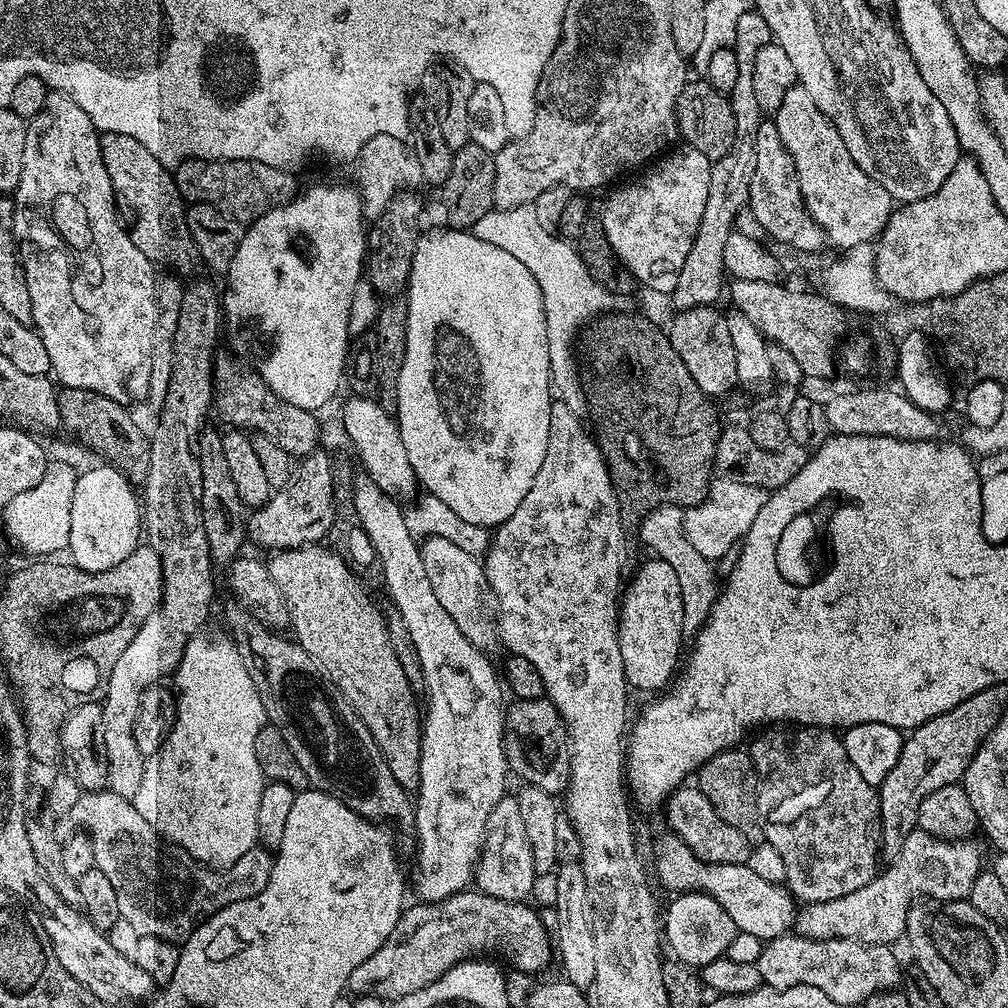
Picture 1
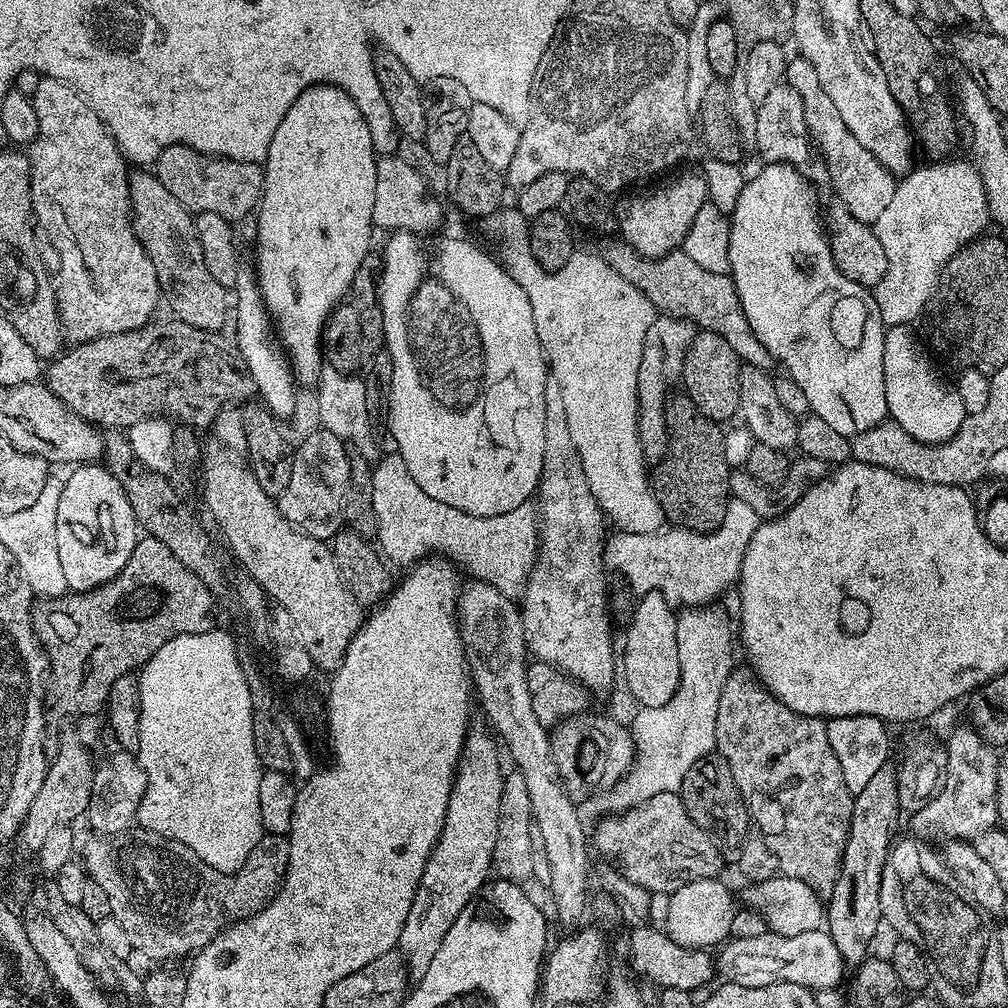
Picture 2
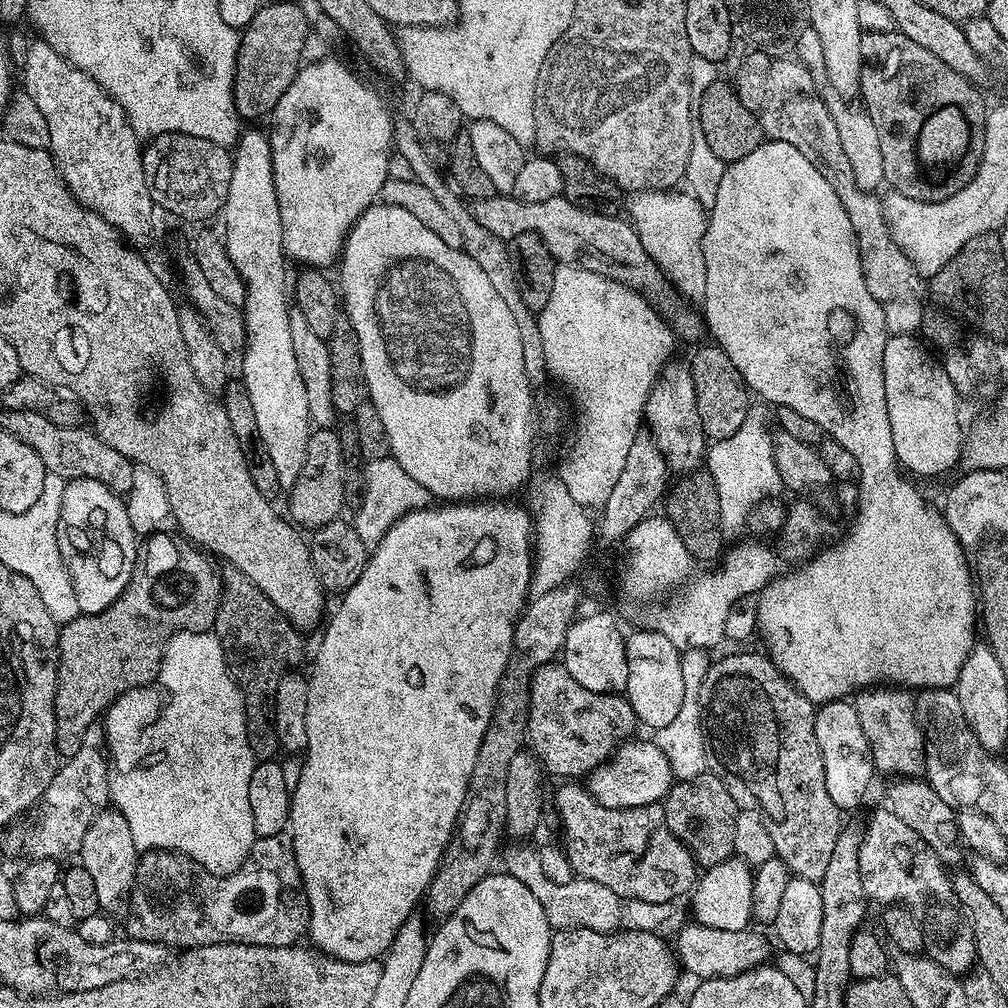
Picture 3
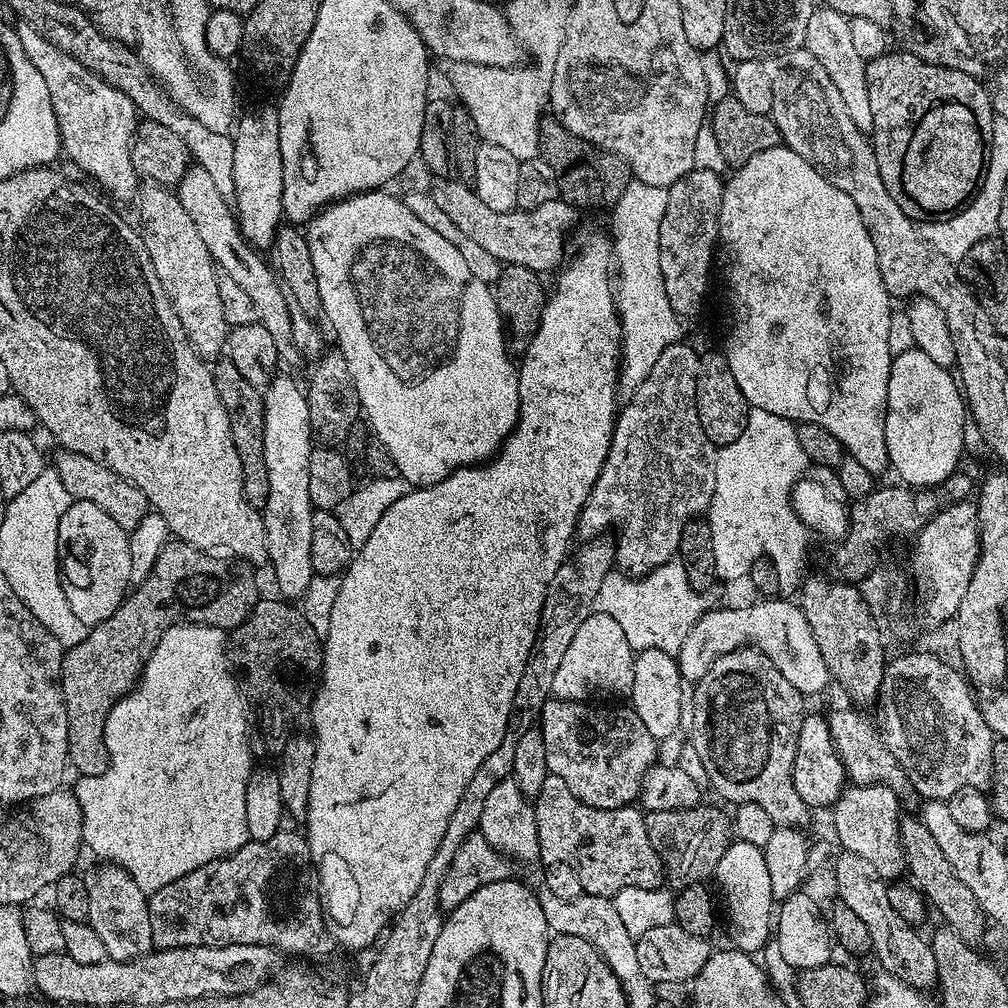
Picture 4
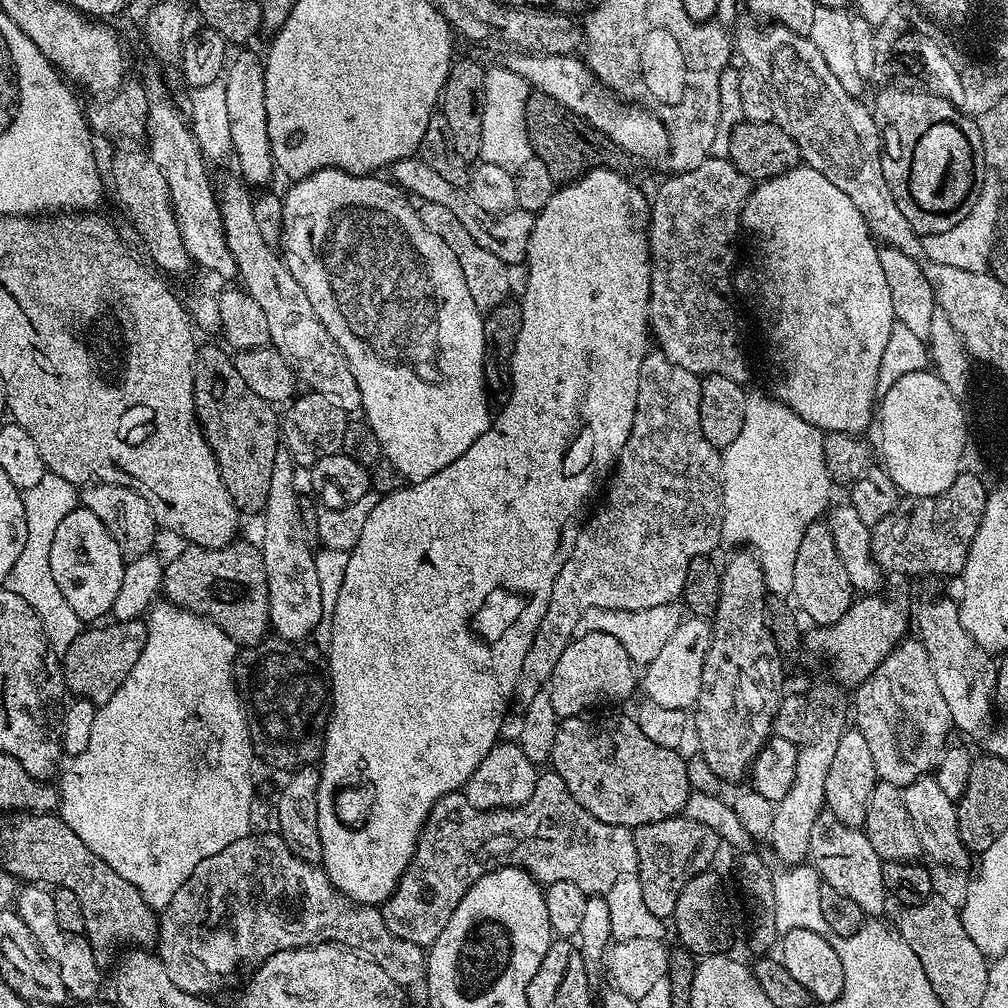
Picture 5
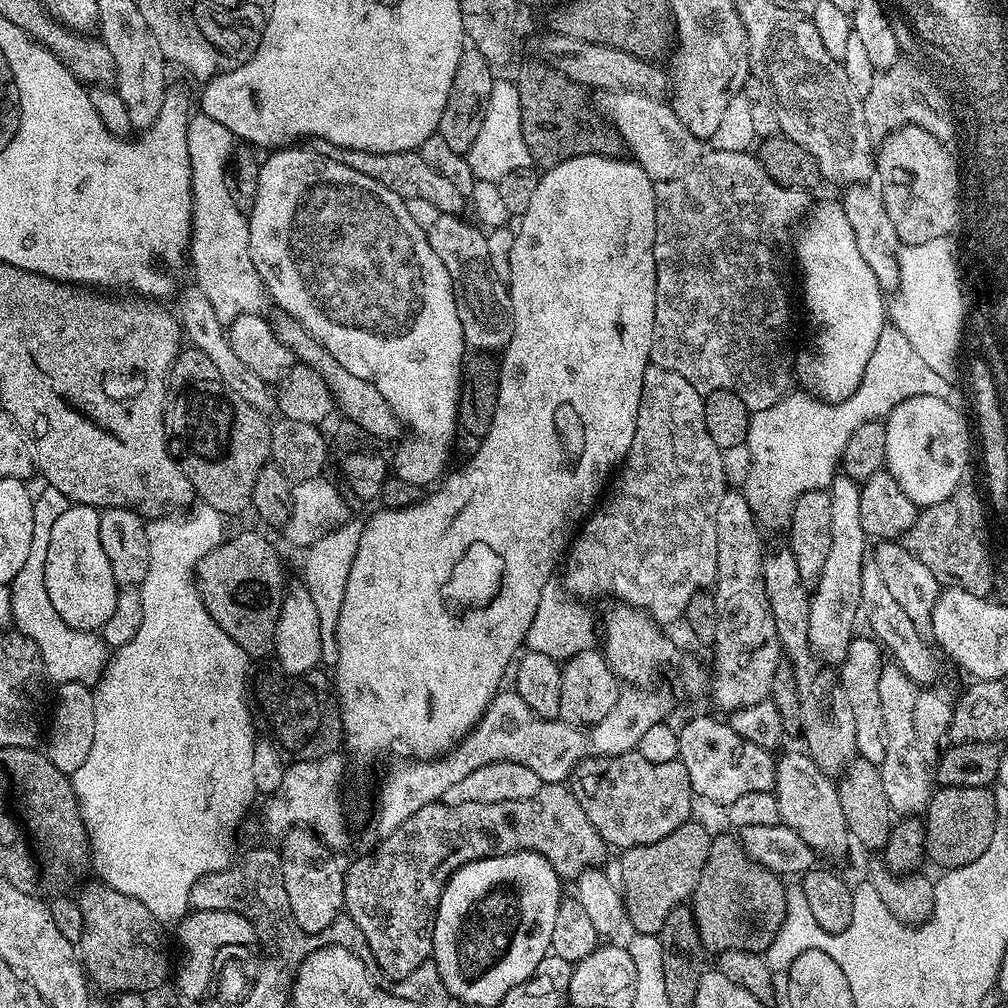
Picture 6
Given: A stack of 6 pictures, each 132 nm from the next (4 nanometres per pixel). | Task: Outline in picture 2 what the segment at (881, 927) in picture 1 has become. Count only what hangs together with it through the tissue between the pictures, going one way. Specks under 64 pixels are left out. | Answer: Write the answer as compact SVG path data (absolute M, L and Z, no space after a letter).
M971 726L954 729L946 739L946 751L946 775L936 795L925 807L911 813L912 828L916 831L913 833L932 842L936 842L939 836L948 840L975 842L983 832L997 827L1000 818L996 805L996 779L1000 765L998 752L993 745L984 743Z

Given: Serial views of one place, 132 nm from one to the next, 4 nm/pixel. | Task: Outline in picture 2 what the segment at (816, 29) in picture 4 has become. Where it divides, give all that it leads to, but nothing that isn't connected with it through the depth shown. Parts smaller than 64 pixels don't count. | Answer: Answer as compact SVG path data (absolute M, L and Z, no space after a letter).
M796 54L789 59L786 82L802 100L803 127L808 127L806 132L811 143L820 147L820 156L828 167L828 176L832 179L833 190L836 191L833 193L846 205L854 218L871 225L878 218L878 214L882 214L884 207L890 203L890 198L894 198L897 177L888 172L870 154L870 150L866 150L866 146L861 146L858 138L850 134L850 130L846 130L846 122L842 122L834 102L830 102L826 90L822 90L822 82L818 82L818 74L805 56Z

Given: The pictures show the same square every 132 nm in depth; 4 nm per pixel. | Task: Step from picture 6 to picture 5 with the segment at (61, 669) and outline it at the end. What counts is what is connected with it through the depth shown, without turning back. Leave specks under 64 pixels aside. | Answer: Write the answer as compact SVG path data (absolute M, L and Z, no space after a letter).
M45 471L43 478L34 486L23 489L24 509L26 510L26 546L22 546L22 554L18 554L18 562L14 562L14 570L10 570L6 586L26 606L38 614L42 622L42 630L50 642L53 650L62 654L78 638L82 630L82 621L78 614L74 614L74 609L70 607L70 602L62 598L62 590L58 590L58 582L50 574L50 542L54 542L54 533L66 518L78 506L77 485L66 482L66 478L58 478L58 474Z

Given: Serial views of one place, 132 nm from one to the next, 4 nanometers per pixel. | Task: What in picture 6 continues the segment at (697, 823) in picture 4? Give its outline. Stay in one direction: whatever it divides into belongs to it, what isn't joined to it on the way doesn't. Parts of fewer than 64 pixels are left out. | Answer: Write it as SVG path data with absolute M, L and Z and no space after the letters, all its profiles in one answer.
M696 823L678 826L674 834L666 834L666 838L658 838L658 842L625 848L619 853L626 920L630 926L632 923L633 933L657 935L662 930L662 922L666 922L666 914L691 897L706 866L714 837L712 832L708 833Z

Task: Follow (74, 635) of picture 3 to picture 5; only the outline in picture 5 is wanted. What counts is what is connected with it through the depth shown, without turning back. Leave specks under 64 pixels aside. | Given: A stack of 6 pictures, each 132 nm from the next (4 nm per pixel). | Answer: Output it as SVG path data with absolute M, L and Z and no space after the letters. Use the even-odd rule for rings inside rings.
M237 538L225 548L184 549L164 566L162 596L169 604L206 618L241 649L265 643L269 635L270 594L266 582L266 562L259 547ZM143 619L117 620L108 622L105 628L88 626L80 631L78 638L70 642L70 646L62 653L62 667L64 669L64 686L73 697L89 700L97 706L110 702L114 698L114 690L122 686L126 674L134 670L134 662L138 662L138 654L142 654L142 646L148 641L148 629Z

